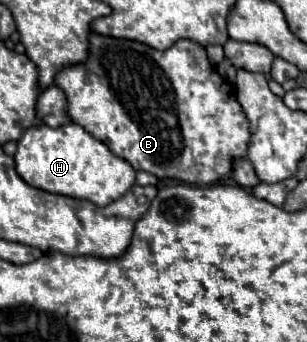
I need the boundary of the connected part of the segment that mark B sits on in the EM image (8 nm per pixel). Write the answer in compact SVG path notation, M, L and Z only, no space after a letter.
M92 33L88 61L62 69L54 83L66 93L70 119L106 143L114 155L126 159L136 171L152 173L158 179L212 185L232 175L232 159L248 155L252 137L248 117L234 97L230 83L210 65L206 49L194 41L182 39L166 51L158 51L138 41Z

